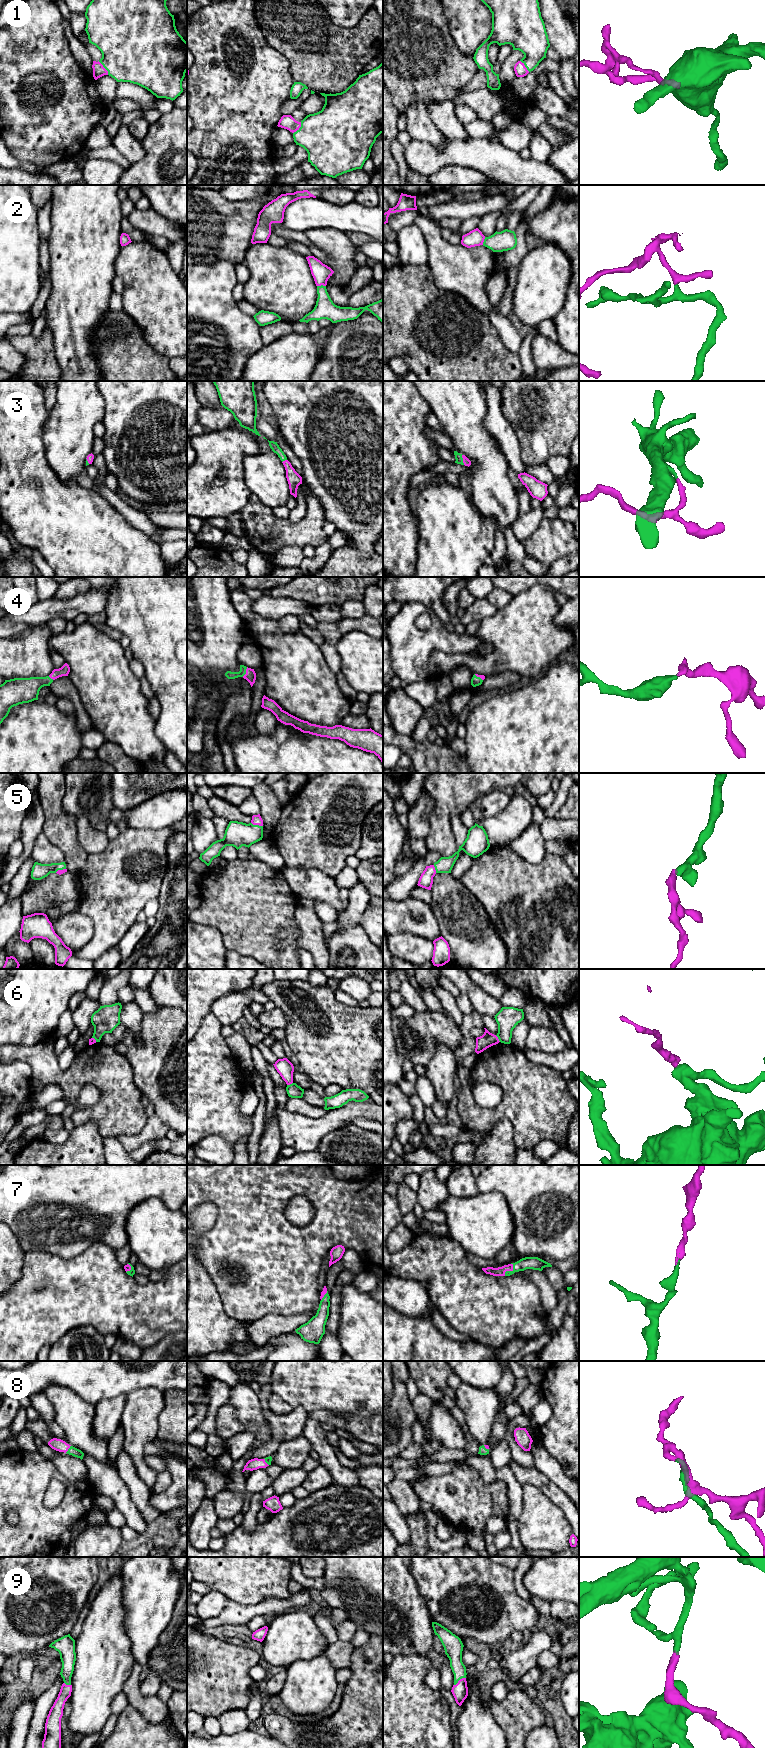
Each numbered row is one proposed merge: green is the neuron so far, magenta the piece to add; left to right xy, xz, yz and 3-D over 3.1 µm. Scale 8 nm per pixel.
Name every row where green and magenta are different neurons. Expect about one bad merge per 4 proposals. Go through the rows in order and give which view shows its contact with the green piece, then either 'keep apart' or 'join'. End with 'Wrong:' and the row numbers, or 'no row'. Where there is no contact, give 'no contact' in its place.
1: xy | join
2: xz | join
3: yz | join
4: xz | join
5: xz | join
6: yz | keep apart
7: yz | join
8: xy | join
9: yz | join
Wrong: 6

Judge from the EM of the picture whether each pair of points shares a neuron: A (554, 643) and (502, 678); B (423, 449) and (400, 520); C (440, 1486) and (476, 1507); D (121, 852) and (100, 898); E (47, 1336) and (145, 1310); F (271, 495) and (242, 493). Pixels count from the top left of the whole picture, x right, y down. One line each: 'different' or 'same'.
A: different
B: same
C: same
D: same
E: same
F: different

